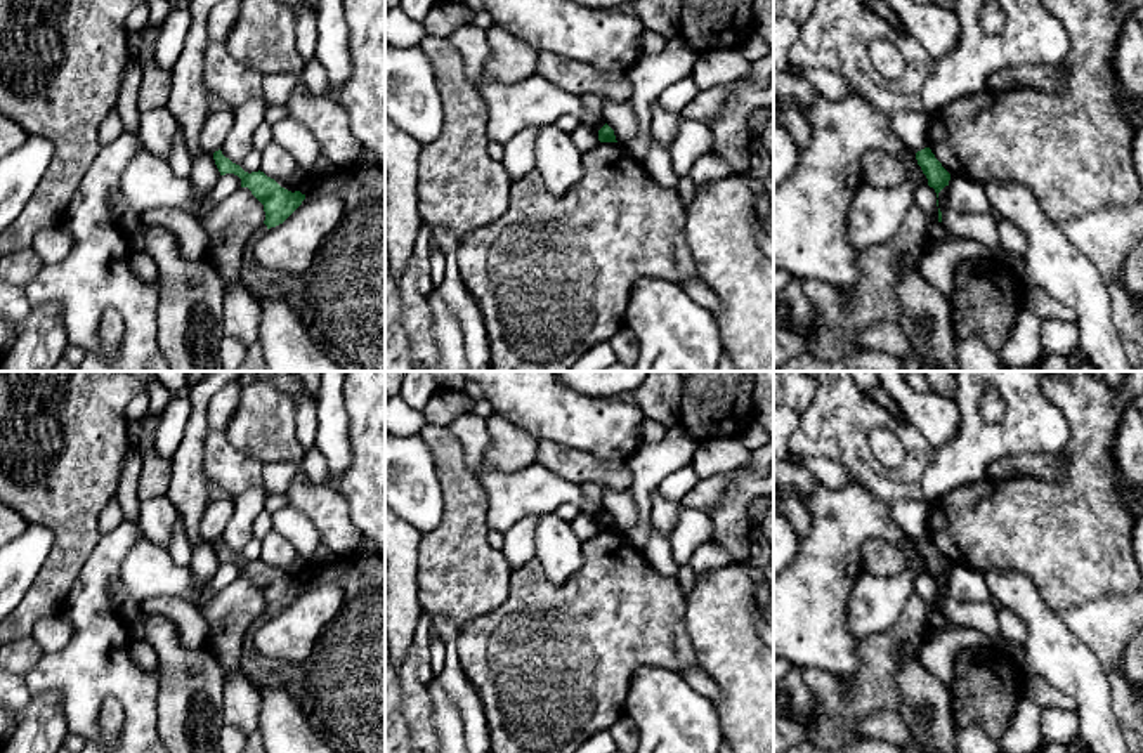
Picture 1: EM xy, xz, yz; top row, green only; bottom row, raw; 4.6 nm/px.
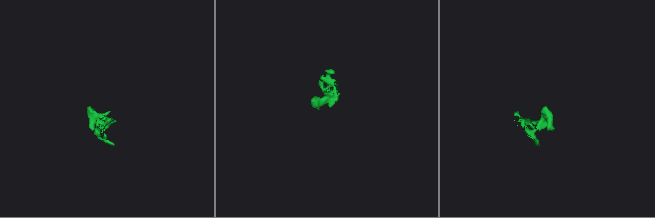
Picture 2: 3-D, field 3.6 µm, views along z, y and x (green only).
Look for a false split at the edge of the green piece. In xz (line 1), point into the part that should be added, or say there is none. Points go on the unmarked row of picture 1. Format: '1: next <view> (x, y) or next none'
1: next none

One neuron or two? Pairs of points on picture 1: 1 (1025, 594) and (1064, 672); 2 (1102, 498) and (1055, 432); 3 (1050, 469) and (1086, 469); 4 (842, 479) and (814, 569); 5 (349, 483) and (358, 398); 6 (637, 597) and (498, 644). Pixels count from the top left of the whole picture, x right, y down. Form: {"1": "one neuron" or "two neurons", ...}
{"1": "one neuron", "2": "two neurons", "3": "two neurons", "4": "two neurons", "5": "one neuron", "6": "one neuron"}

